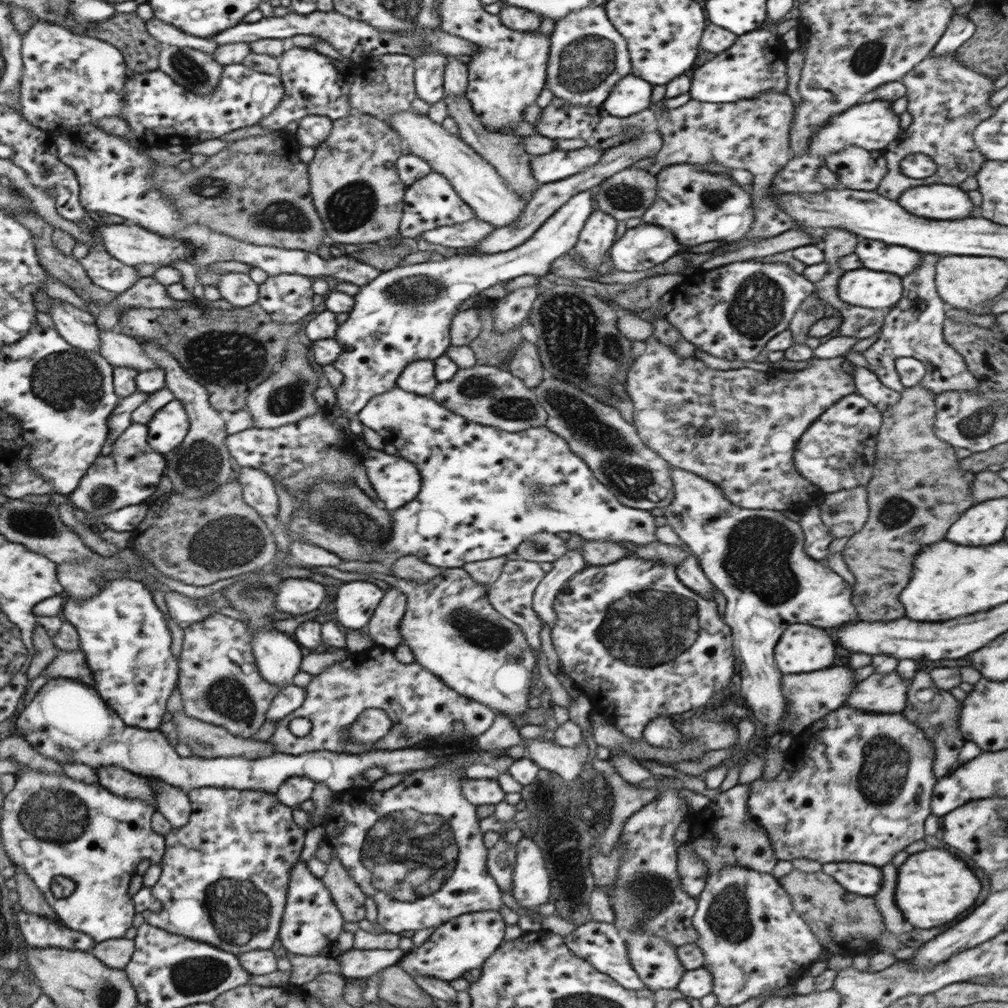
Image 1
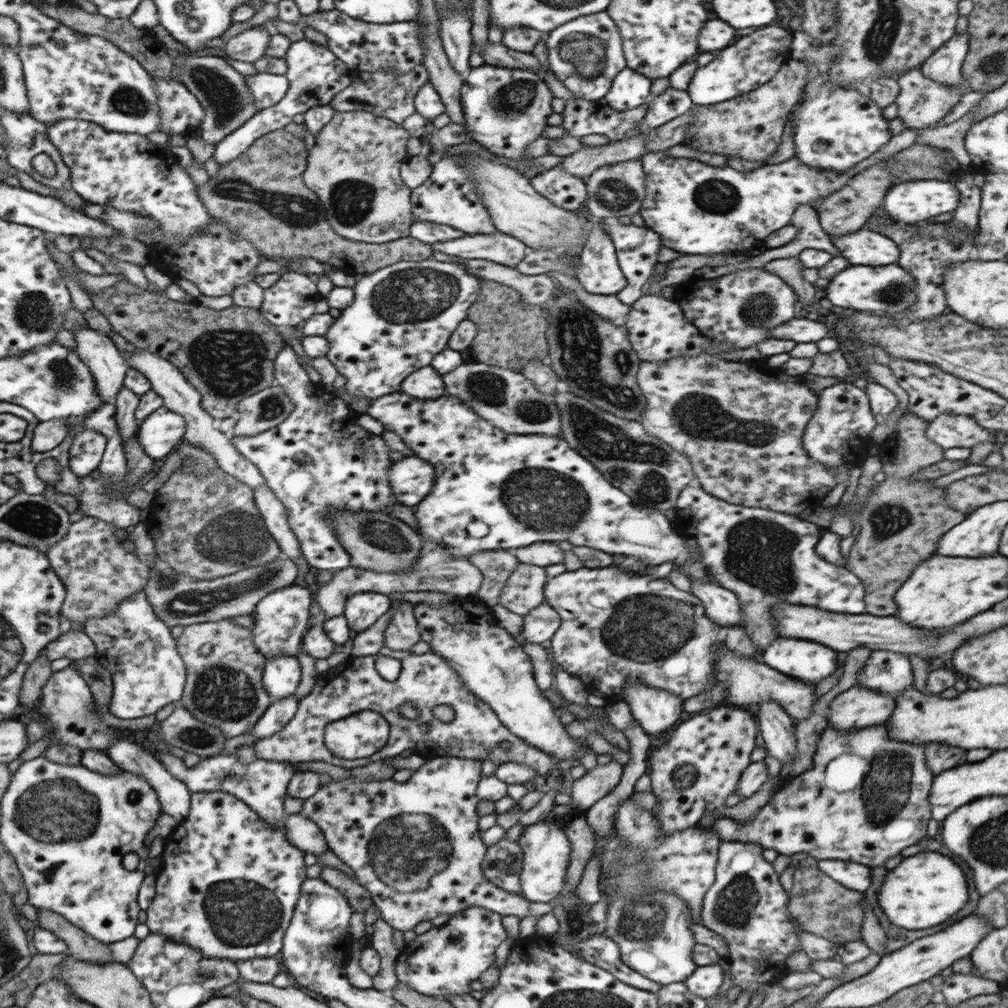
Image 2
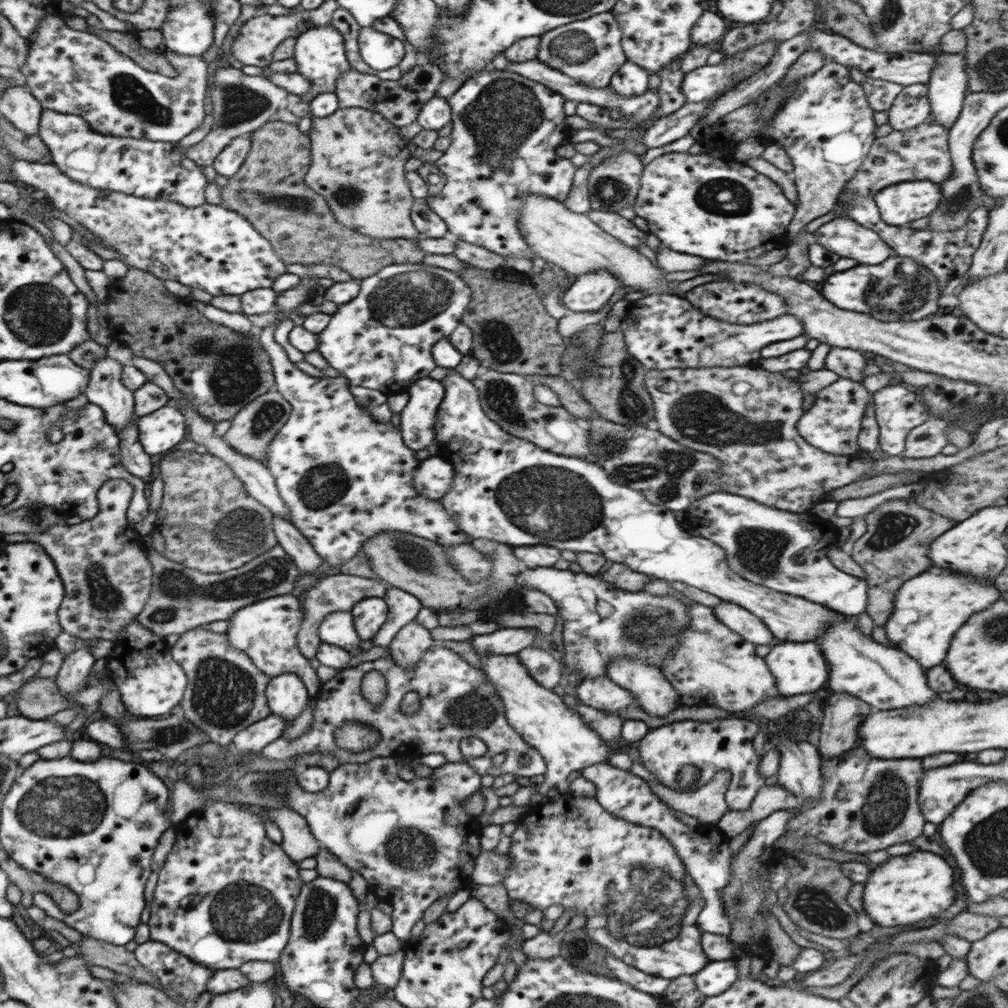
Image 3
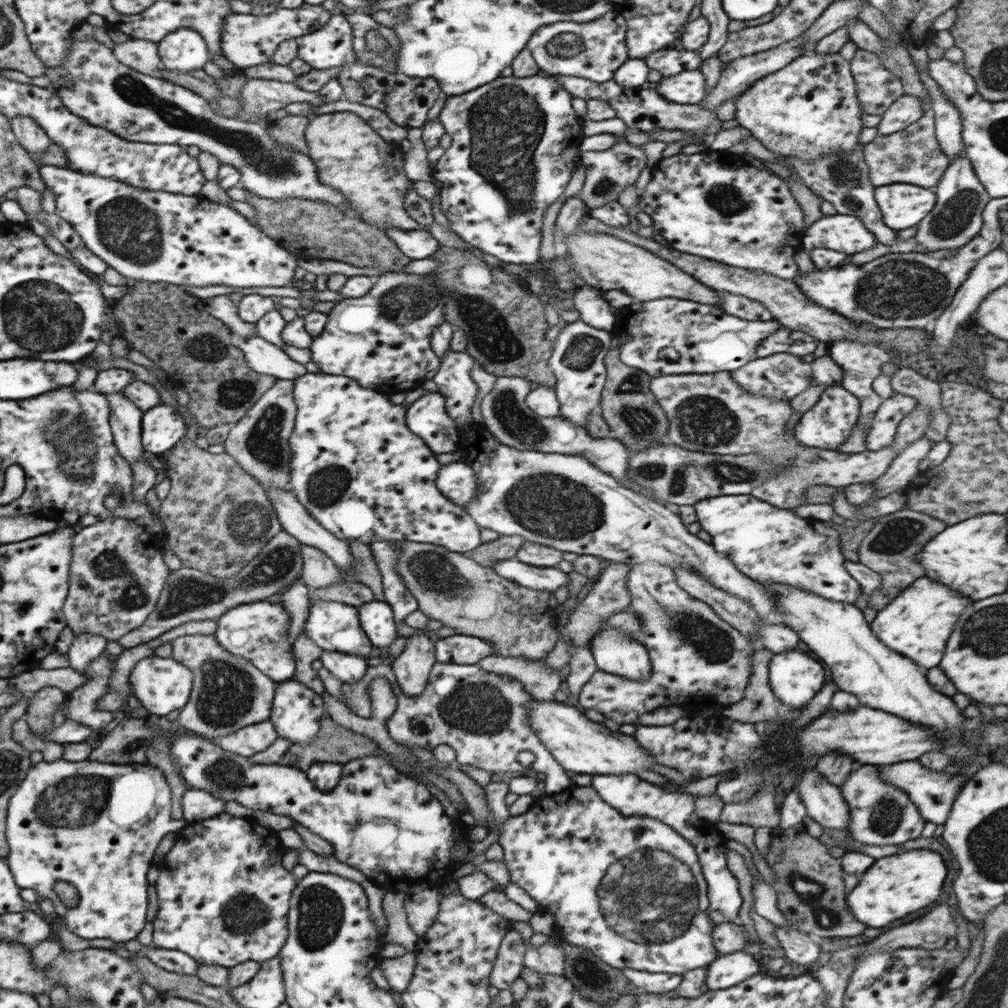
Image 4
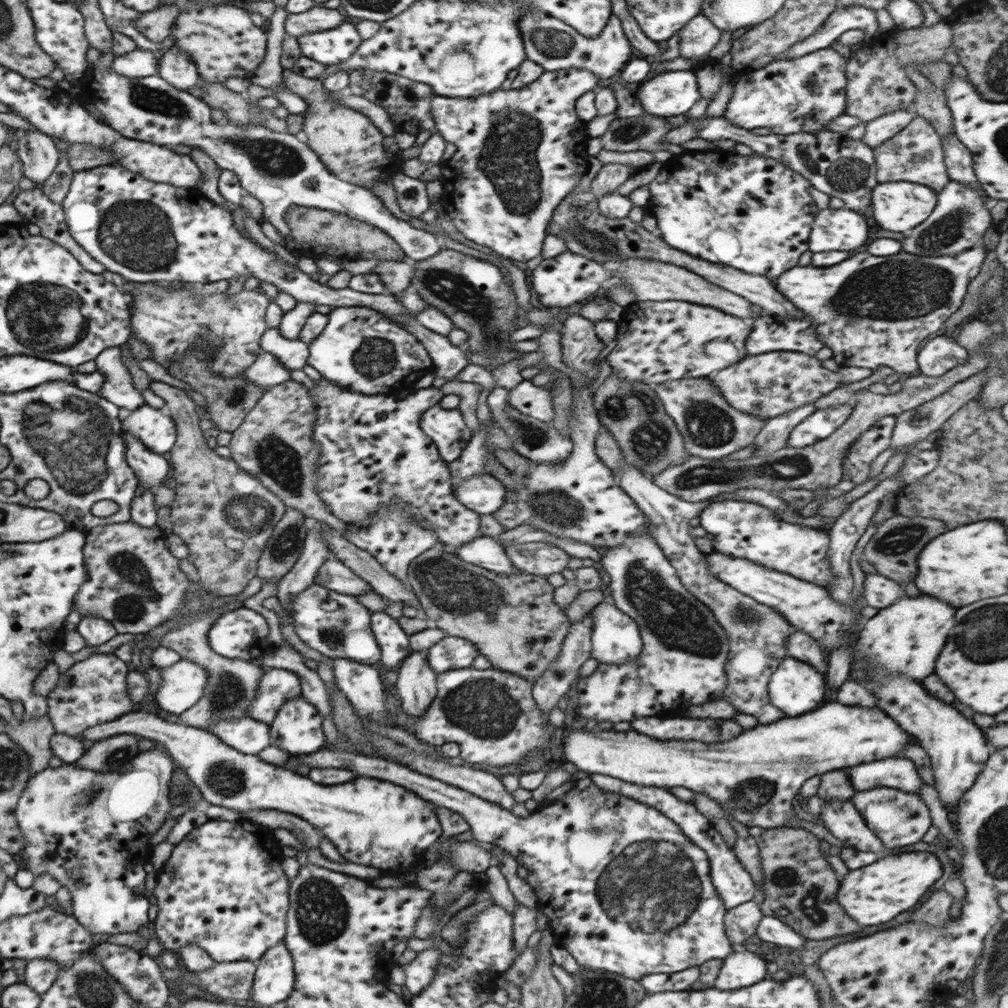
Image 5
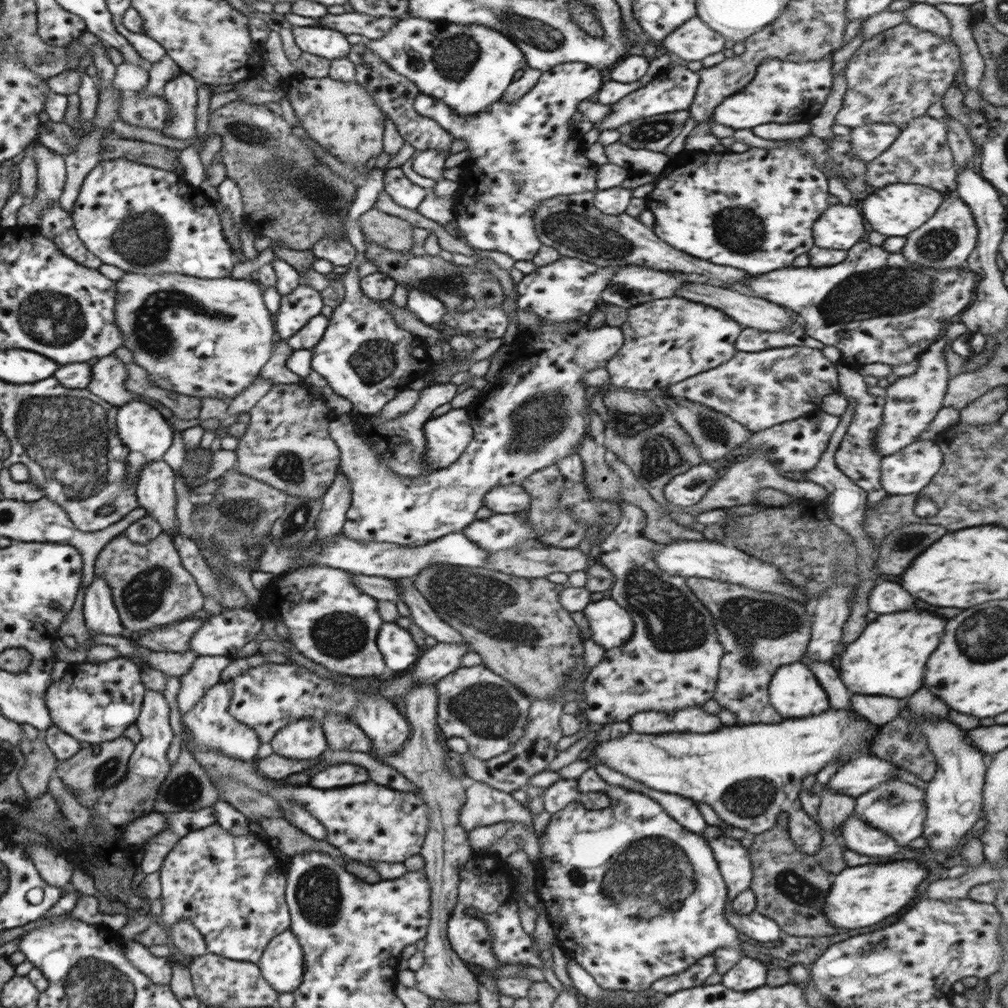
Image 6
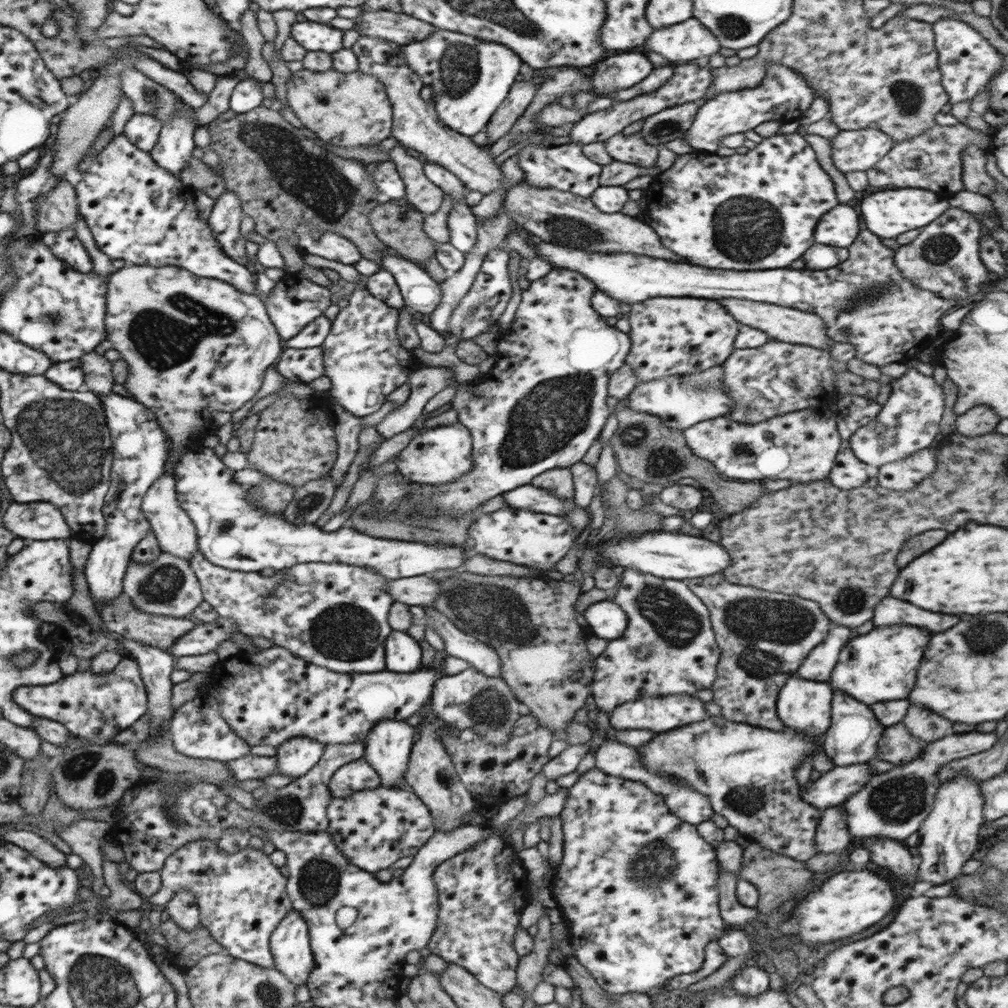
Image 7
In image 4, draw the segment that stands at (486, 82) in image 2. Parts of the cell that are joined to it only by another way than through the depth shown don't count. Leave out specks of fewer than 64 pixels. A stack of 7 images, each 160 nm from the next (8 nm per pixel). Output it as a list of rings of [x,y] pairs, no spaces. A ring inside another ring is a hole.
[[[536,74],[518,78],[517,76],[498,77],[492,82],[483,84],[459,95],[448,96],[444,106],[438,115],[438,120],[444,125],[446,134],[450,134],[452,144],[445,150],[445,153],[436,161],[436,166],[433,171],[434,178],[442,183],[441,193],[441,211],[446,215],[446,218],[451,224],[451,230],[454,231],[464,242],[471,246],[480,249],[485,254],[490,254],[510,264],[534,264],[540,259],[540,241],[542,230],[542,219],[546,209],[564,194],[568,182],[572,176],[572,172],[576,170],[574,164],[566,164],[564,160],[564,152],[562,148],[572,148],[579,146],[585,138],[583,133],[584,119],[579,117],[572,106],[573,96],[568,92],[561,82],[551,78],[551,75]]]

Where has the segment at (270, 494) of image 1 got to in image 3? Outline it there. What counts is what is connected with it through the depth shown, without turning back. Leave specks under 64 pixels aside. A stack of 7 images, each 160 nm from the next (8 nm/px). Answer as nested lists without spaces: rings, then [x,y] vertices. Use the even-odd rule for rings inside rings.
[[[273,515],[273,533],[279,544],[293,558],[300,572],[314,574],[323,558],[314,550],[313,544],[288,520]]]

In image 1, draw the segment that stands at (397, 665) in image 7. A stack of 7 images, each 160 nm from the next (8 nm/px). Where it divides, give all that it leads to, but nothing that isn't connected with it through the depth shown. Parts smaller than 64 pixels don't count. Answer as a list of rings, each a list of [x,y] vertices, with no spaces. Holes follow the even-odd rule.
[[[368,581],[342,583],[336,594],[336,622],[346,631],[366,628],[384,591]]]

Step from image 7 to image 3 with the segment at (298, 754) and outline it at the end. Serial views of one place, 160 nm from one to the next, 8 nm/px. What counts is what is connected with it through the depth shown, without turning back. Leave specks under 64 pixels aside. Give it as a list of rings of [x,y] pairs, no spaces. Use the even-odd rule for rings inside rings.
[[[294,673],[273,676],[267,684],[265,695],[271,712],[283,716],[287,726],[293,723],[304,707],[312,704],[306,685]]]

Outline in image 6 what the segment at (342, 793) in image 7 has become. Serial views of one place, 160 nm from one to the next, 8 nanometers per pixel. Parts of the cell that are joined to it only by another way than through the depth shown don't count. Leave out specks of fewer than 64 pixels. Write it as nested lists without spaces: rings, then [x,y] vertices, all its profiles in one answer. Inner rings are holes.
[[[342,763],[332,765],[310,776],[308,784],[317,789],[330,790],[370,780],[370,773],[360,765]]]

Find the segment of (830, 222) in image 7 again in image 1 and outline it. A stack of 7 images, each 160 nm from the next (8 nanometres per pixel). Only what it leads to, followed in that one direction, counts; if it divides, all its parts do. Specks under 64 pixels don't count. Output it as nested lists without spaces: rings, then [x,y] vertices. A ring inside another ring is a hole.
[[[865,238],[856,245],[855,252],[864,268],[876,270],[876,272],[889,272],[896,276],[908,276],[913,274],[921,265],[921,254],[893,244],[882,244],[879,240]]]

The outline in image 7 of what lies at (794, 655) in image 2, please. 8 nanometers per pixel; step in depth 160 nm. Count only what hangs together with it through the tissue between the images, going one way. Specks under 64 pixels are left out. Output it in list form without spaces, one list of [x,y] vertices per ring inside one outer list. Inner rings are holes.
[[[797,674],[789,676],[777,696],[777,715],[779,719],[794,728],[796,732],[808,732],[812,738],[820,738],[831,725],[831,702],[833,688],[822,681],[806,680]]]

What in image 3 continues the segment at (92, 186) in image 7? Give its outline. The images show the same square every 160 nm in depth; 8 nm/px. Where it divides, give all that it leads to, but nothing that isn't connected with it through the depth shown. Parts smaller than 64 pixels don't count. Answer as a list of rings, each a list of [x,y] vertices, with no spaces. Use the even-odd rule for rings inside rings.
[[[15,160],[8,177],[32,191],[42,192],[43,196],[47,197],[58,210],[62,210],[78,224],[93,232],[108,249],[122,254],[128,266],[150,272],[155,278],[164,281],[176,280],[184,286],[200,288],[212,296],[222,296],[222,294],[240,296],[257,288],[271,288],[274,279],[286,273],[286,264],[274,252],[270,242],[239,212],[229,210],[222,204],[206,203],[196,208],[188,208],[161,198],[150,200],[114,190],[98,190],[70,180],[52,161],[37,163]],[[447,370],[446,379],[442,381],[442,384],[445,389],[445,396],[438,408],[438,418],[434,423],[434,432],[435,432],[435,444],[438,446],[446,446],[446,444],[456,444],[456,450],[452,450],[452,454],[448,456],[448,461],[454,467],[454,482],[452,482],[452,488],[446,491],[446,494],[439,499],[442,503],[443,509],[450,515],[450,518],[459,526],[459,530],[465,532],[471,538],[487,538],[488,540],[496,540],[502,544],[506,544],[513,548],[515,547],[526,547],[534,545],[544,545],[557,548],[559,551],[562,550],[572,550],[572,552],[579,553],[594,553],[599,555],[604,555],[608,560],[612,560],[614,563],[627,564],[628,568],[635,570],[636,572],[641,572],[647,575],[653,576],[653,578],[660,578],[662,580],[668,581],[680,581],[684,584],[688,584],[694,588],[699,588],[704,592],[709,592],[714,596],[717,596],[722,601],[730,601],[736,603],[738,606],[745,608],[751,614],[757,616],[767,627],[770,632],[775,636],[776,640],[789,641],[790,643],[797,642],[812,642],[816,641],[817,638],[821,637],[821,634],[827,629],[830,628],[835,622],[839,620],[845,620],[846,615],[835,612],[831,608],[822,606],[822,604],[812,603],[809,600],[803,599],[799,596],[792,596],[790,594],[784,594],[783,592],[776,592],[771,590],[771,588],[766,588],[765,586],[760,586],[759,584],[754,584],[749,580],[742,578],[740,575],[732,572],[728,563],[726,562],[725,552],[718,546],[714,544],[711,540],[702,538],[701,536],[692,536],[688,531],[681,528],[681,523],[678,522],[676,517],[674,517],[674,512],[666,508],[662,508],[656,504],[652,504],[649,500],[645,499],[645,496],[638,492],[637,490],[627,488],[625,485],[620,485],[614,483],[608,474],[597,464],[592,461],[587,461],[583,458],[578,458],[575,456],[564,456],[559,455],[558,453],[552,454],[546,449],[540,448],[538,445],[535,445],[529,440],[524,440],[518,438],[517,436],[512,436],[509,432],[503,431],[498,424],[492,422],[488,416],[484,413],[482,408],[482,403],[480,402],[480,397],[478,397],[478,391],[471,380],[467,380],[456,373],[456,370]]]

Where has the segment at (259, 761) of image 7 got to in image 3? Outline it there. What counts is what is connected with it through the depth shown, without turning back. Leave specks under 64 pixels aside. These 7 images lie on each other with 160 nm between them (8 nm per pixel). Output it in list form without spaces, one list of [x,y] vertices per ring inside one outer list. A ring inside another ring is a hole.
[[[572,792],[564,793],[560,799],[554,800],[554,806],[558,806],[558,810],[554,810],[554,814],[550,814],[550,816],[542,814],[542,805],[530,806],[528,813],[516,822],[516,831],[511,836],[512,846],[508,852],[510,869],[502,881],[507,891],[506,895],[510,900],[515,899],[528,903],[543,912],[552,904],[562,904],[565,908],[564,912],[568,913],[571,918],[575,914],[585,914],[588,917],[588,922],[582,928],[586,935],[590,935],[590,938],[602,946],[610,956],[650,975],[671,980],[684,975],[696,975],[698,971],[702,971],[702,968],[709,964],[710,960],[701,944],[701,936],[704,932],[697,925],[697,918],[703,909],[704,899],[700,895],[700,889],[694,885],[694,881],[690,879],[690,875],[684,869],[676,849],[668,843],[666,836],[660,835],[660,832],[654,831],[652,828],[634,825],[634,823],[626,822],[622,818],[606,812],[595,798],[589,796],[576,796]]]

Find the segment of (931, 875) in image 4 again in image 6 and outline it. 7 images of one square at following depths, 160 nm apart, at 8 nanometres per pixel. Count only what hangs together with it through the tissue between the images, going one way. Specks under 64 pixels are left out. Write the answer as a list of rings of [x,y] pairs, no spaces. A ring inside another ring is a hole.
[[[898,860],[892,864],[864,864],[842,870],[826,898],[826,916],[838,928],[864,928],[900,912],[914,898],[928,870],[916,860]]]

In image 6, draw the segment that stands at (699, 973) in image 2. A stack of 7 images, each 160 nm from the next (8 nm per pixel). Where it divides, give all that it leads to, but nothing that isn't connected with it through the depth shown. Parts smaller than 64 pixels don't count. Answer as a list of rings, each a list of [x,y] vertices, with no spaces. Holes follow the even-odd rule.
[[[744,955],[738,964],[722,975],[721,983],[730,990],[744,992],[766,985],[766,974],[762,962]]]

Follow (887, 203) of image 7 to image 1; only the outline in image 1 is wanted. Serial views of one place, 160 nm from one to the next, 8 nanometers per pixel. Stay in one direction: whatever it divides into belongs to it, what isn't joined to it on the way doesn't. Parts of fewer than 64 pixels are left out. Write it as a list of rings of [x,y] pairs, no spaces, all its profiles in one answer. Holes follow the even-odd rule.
[[[928,184],[905,190],[898,200],[911,215],[932,220],[960,220],[974,210],[968,193],[959,186]]]

